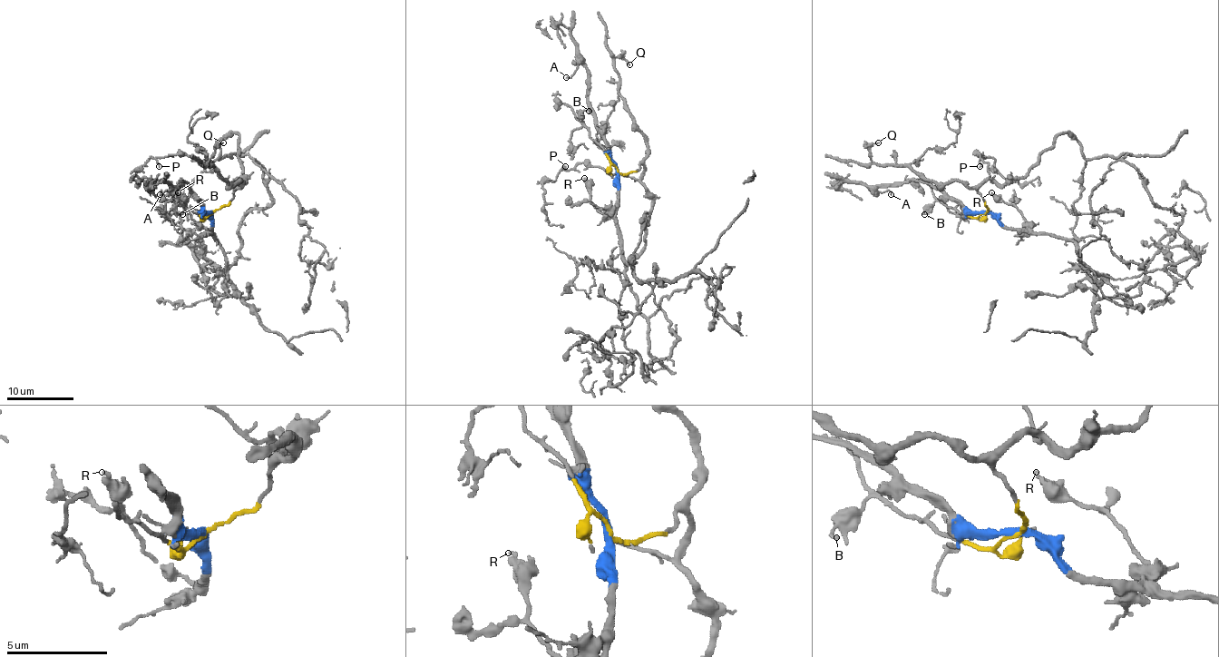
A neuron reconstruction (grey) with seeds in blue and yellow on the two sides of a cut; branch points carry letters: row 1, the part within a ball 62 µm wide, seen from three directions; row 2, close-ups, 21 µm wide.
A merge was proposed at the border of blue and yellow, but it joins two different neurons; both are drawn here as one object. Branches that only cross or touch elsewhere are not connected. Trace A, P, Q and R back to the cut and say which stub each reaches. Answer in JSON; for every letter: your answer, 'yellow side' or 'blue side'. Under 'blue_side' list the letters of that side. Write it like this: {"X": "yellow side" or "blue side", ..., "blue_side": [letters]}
{"A": "blue side", "P": "yellow side", "Q": "yellow side", "R": "blue side", "blue_side": ["A", "R"]}

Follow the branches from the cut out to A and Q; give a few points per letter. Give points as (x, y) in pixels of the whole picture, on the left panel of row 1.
A: (211, 211), (199, 205), (181, 180), (171, 191), (166, 190), (160, 195)
Q: (211, 211), (227, 205), (240, 181), (229, 183), (208, 163), (215, 148), (223, 142)

